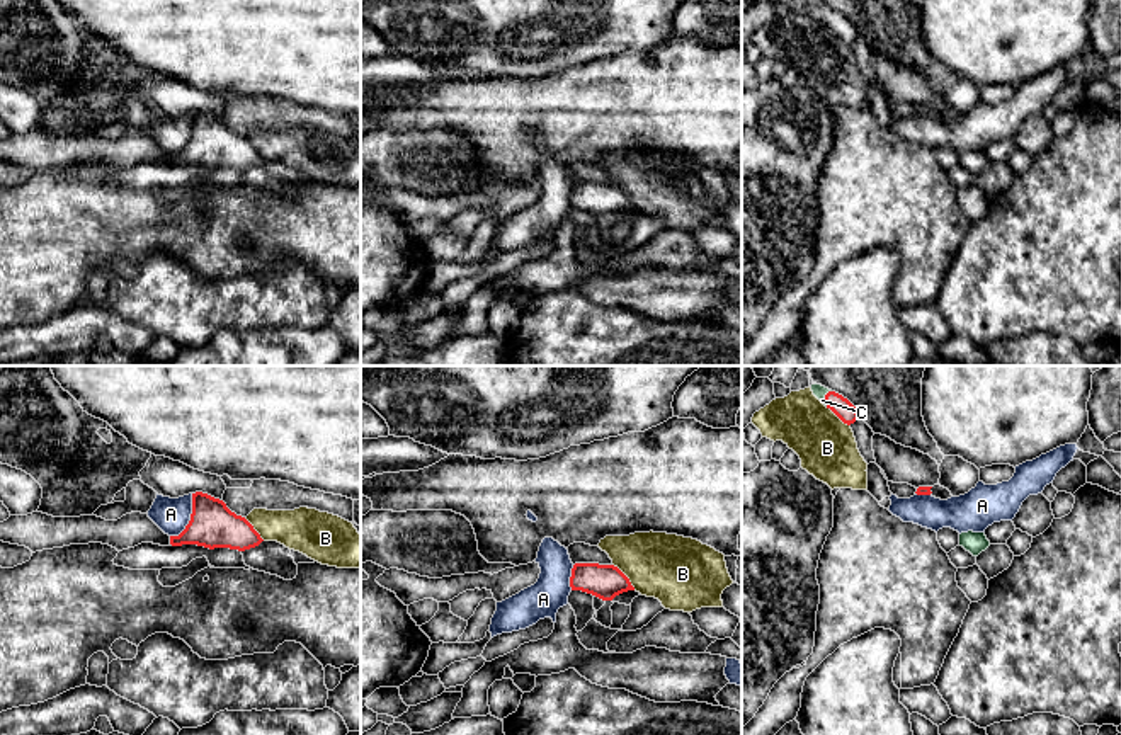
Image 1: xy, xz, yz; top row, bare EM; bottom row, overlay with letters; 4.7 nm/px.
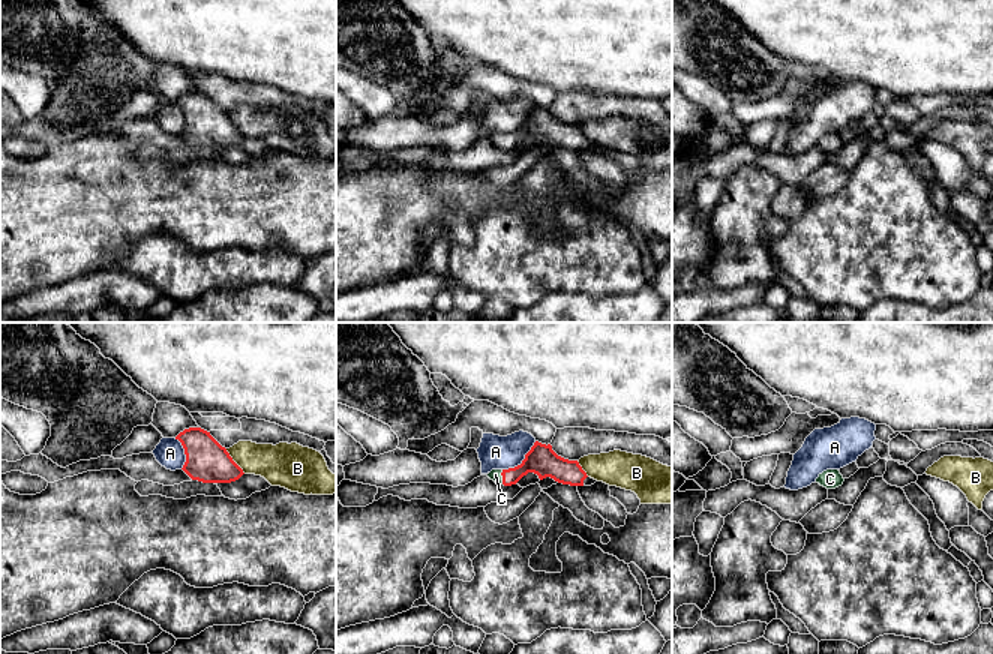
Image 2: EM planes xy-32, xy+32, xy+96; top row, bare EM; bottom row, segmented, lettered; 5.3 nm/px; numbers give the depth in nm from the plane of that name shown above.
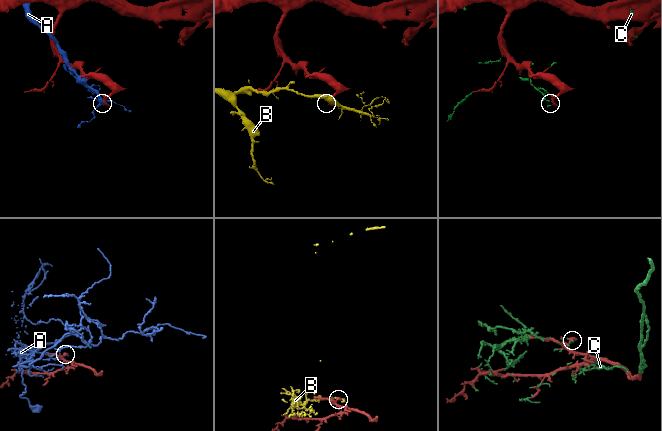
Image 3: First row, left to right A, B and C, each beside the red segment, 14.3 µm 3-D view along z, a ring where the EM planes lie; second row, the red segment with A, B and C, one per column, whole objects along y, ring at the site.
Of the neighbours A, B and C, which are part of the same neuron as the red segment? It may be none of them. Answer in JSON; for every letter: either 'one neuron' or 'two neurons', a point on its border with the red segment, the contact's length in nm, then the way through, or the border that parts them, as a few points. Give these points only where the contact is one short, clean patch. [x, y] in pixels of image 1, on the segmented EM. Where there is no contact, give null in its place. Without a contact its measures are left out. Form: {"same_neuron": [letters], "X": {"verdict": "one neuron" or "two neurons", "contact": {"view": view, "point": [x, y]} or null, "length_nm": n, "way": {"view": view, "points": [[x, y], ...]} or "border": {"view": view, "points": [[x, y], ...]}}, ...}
{"same_neuron": ["C"], "A": {"verdict": "two neurons", "contact": {"view": "xy", "point": [191, 518]}, "length_nm": 240, "border": {"view": "xy", "points": [[193, 494], [189, 523], [177, 535], [170, 536]]}}, "B": {"verdict": "two neurons", "contact": {"view": "xz", "point": [626, 577]}, "length_nm": 170}, "C": {"verdict": "one neuron", "contact": {"view": "yz", "point": [825, 398]}, "length_nm": 80}}

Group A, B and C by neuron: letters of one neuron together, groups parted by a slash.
A / B / C

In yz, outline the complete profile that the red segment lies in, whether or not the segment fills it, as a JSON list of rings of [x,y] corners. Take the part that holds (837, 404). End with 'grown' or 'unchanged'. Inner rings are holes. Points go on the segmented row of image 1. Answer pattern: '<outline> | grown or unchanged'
[[[811,385],[813,395],[830,408],[844,424],[851,425],[859,419],[857,408],[842,395],[822,386]]] | grown

